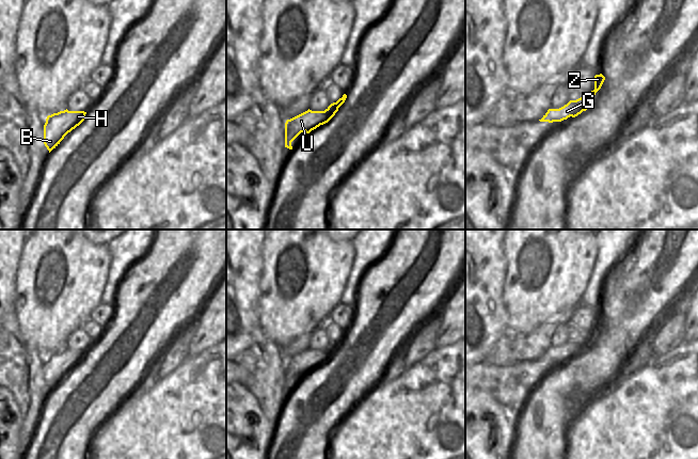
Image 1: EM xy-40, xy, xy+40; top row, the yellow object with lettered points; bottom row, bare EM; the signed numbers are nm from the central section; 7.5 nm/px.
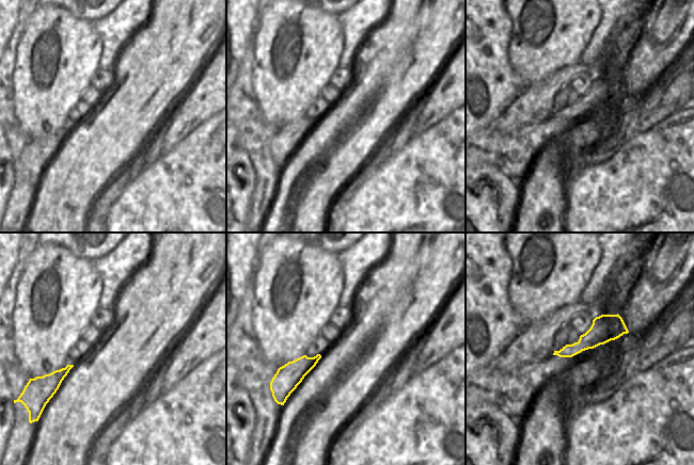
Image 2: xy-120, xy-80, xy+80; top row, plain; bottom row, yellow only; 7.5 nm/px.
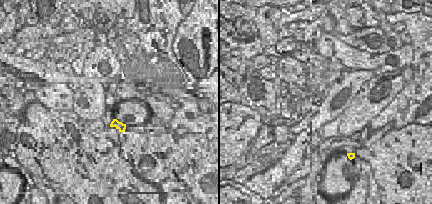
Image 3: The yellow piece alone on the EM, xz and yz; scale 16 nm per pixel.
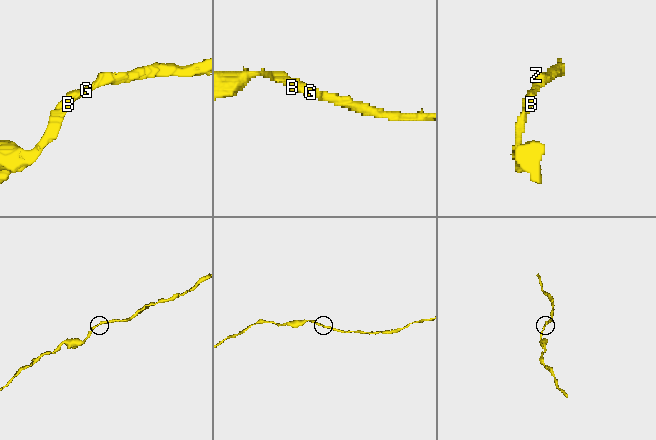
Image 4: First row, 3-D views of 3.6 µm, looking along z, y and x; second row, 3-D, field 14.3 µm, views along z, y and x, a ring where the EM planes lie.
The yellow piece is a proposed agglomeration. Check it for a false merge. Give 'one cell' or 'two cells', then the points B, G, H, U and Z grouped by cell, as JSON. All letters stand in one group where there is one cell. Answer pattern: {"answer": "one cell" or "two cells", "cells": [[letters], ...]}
{"answer": "one cell", "cells": [["B", "G", "H", "U", "Z"]]}

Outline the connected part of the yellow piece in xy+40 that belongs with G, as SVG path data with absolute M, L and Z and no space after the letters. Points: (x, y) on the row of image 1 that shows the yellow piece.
M600 74L594 76L594 90L588 94L583 94L576 100L570 100L567 105L559 109L549 109L540 122L561 122L572 116L575 117L583 111L586 111L592 104L596 93L601 89L605 77Z

